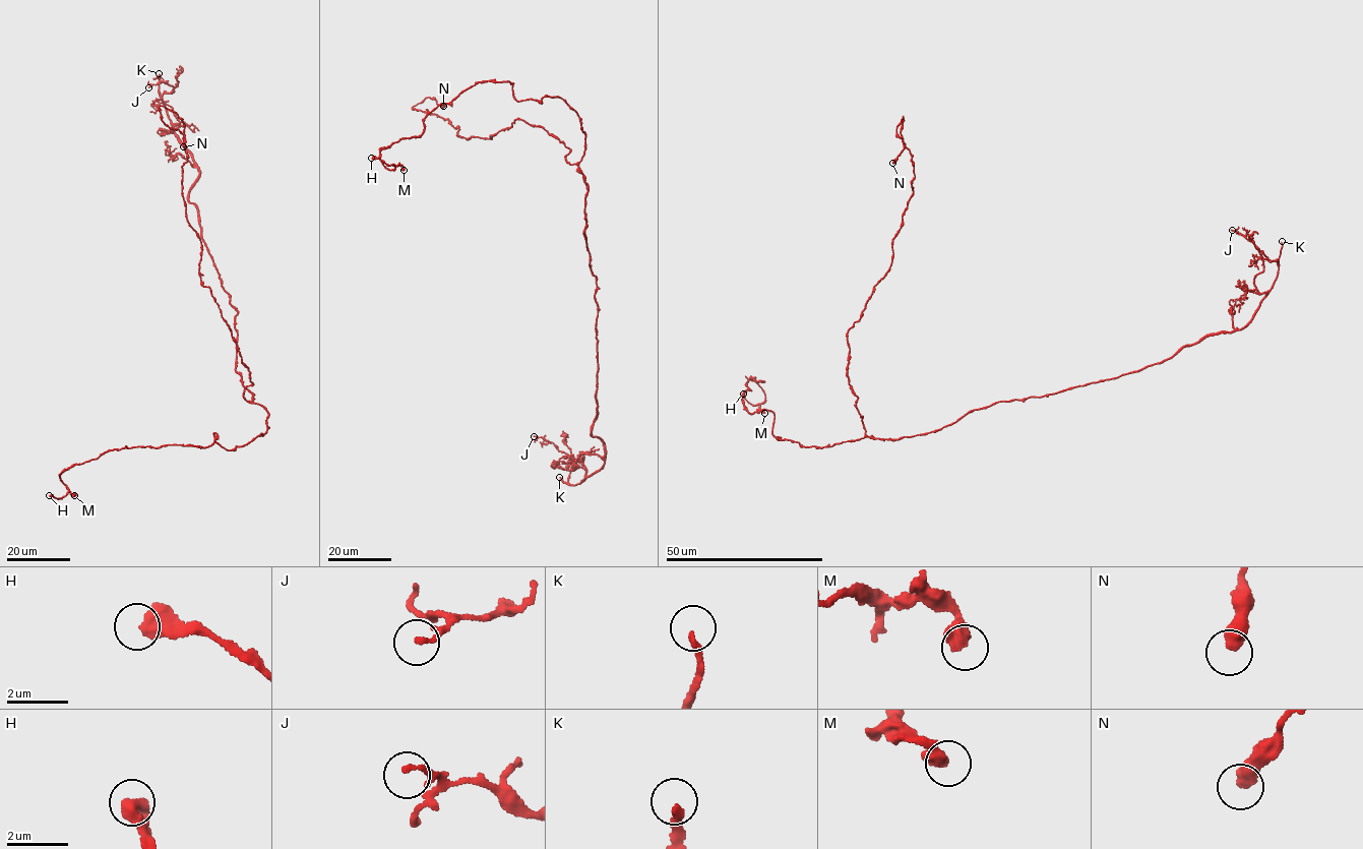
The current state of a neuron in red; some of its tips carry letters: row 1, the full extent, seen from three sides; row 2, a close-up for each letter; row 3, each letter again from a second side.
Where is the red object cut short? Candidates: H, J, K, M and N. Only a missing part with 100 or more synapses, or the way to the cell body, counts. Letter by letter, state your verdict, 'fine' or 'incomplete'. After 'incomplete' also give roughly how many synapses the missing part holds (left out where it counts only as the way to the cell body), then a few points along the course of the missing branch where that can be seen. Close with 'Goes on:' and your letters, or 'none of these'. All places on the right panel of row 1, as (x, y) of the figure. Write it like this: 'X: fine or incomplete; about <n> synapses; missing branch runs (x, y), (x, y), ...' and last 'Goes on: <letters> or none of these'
H: fine
J: fine
K: incomplete
M: fine
N: fine
Goes on: K

